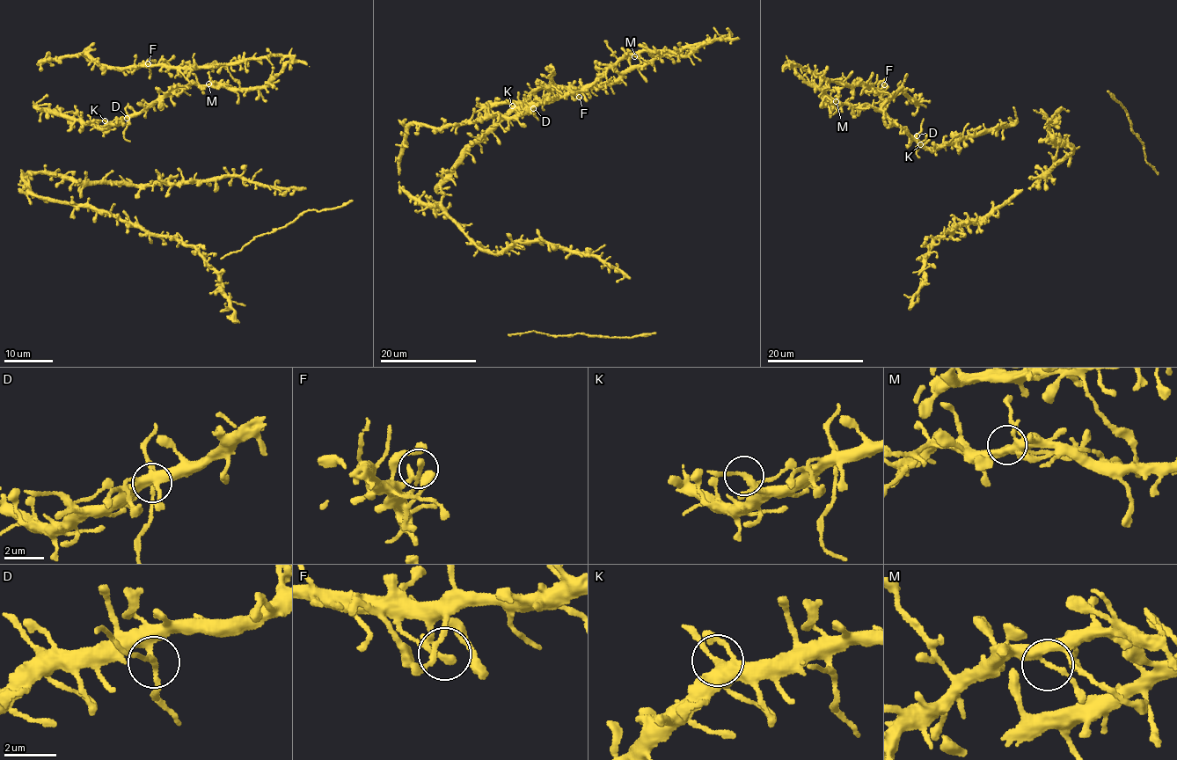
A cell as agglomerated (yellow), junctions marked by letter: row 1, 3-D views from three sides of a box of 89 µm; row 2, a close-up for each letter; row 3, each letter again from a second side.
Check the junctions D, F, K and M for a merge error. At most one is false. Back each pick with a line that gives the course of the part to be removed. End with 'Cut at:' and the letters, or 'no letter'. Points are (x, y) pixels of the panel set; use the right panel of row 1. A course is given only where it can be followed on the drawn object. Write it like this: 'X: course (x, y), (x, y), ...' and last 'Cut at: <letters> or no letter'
D: course (917, 135), (917, 157), (919, 157)
Cut at: D

